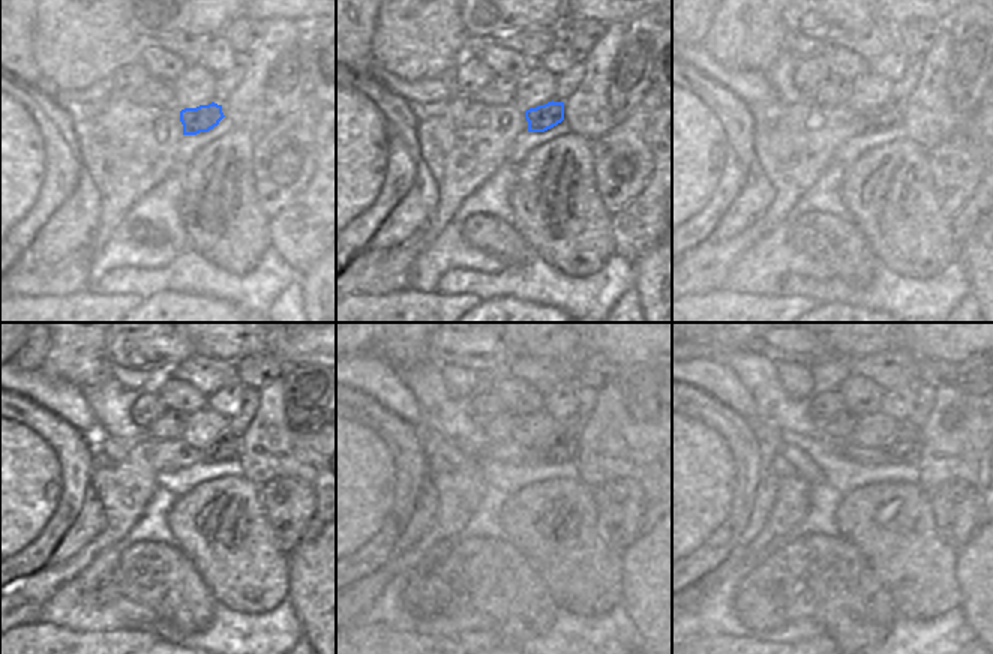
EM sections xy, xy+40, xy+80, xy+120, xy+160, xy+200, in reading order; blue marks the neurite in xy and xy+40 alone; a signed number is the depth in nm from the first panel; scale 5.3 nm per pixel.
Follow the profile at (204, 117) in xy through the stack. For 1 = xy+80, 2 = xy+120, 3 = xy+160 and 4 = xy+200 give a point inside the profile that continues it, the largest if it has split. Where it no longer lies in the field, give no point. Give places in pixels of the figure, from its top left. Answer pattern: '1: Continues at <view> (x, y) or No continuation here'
1: Continues at xy+80 (890, 114)
2: Continues at xy+120 (225, 447)
3: Continues at xy+160 (563, 446)
4: Continues at xy+200 (905, 444)

